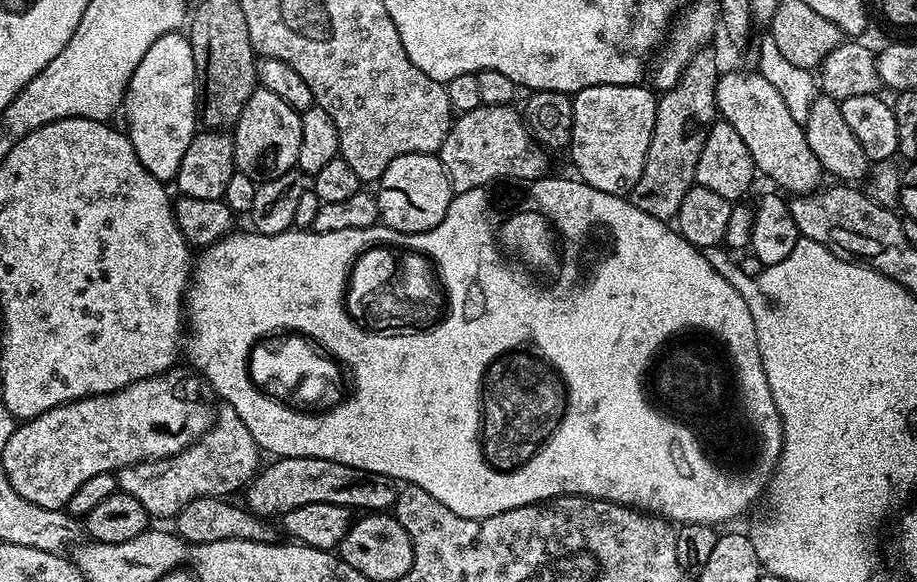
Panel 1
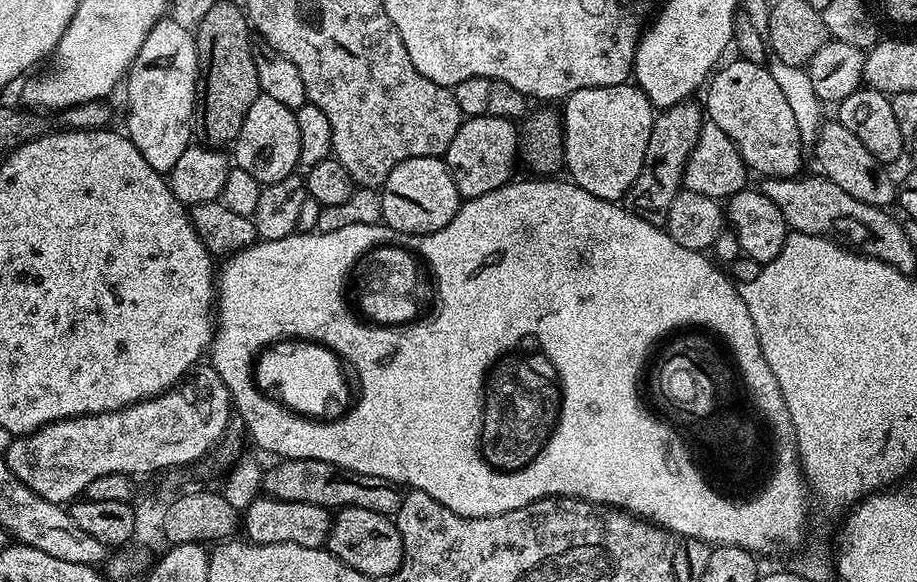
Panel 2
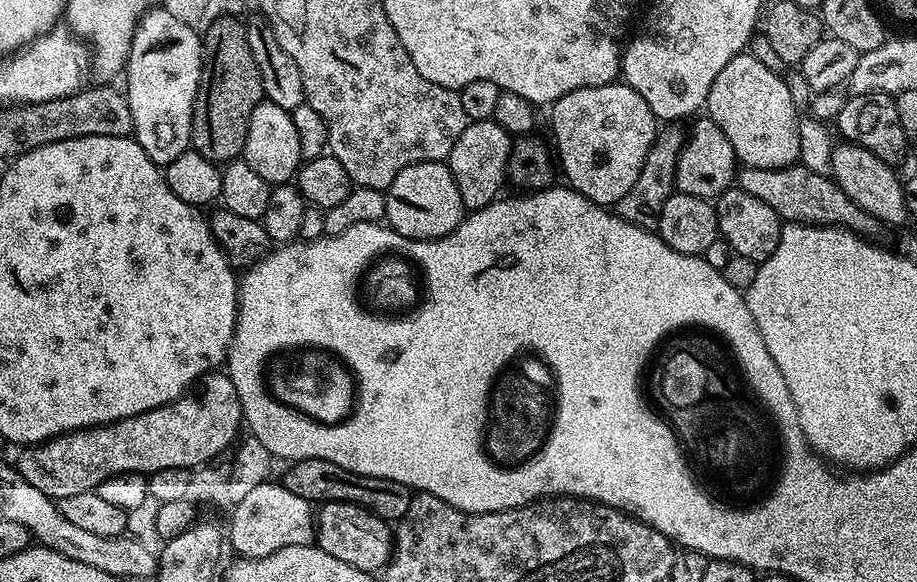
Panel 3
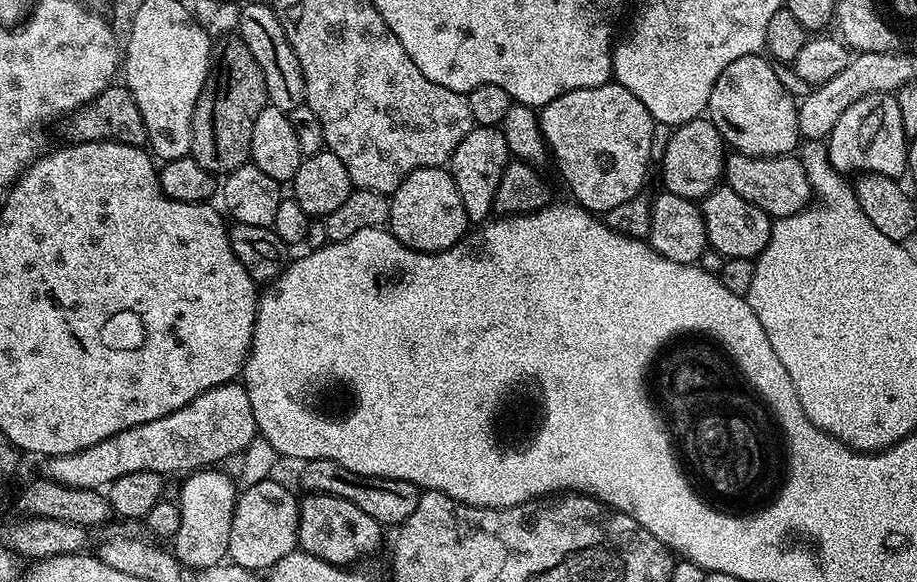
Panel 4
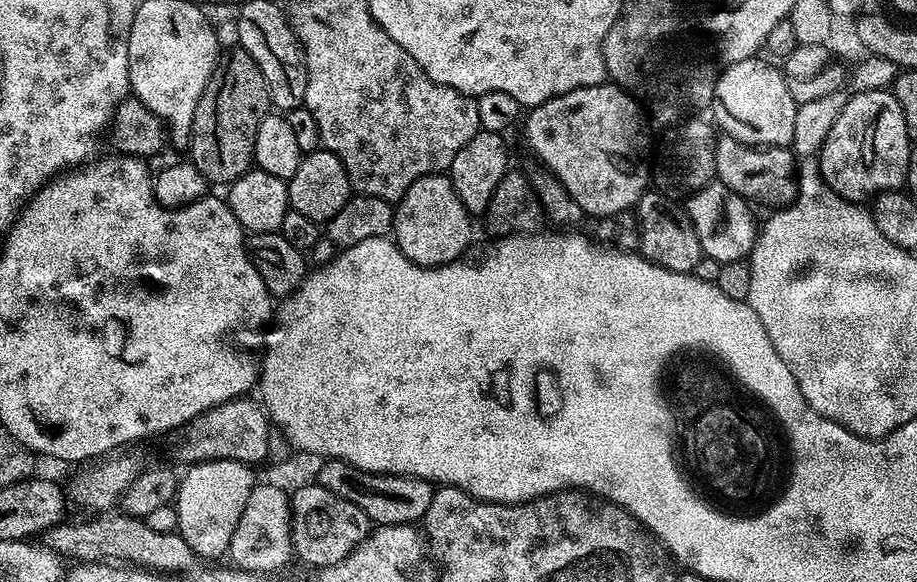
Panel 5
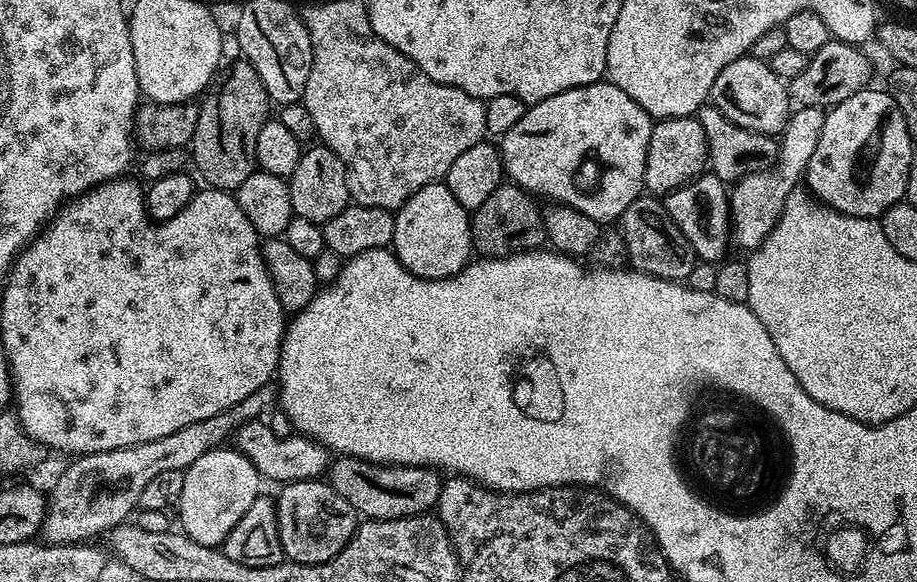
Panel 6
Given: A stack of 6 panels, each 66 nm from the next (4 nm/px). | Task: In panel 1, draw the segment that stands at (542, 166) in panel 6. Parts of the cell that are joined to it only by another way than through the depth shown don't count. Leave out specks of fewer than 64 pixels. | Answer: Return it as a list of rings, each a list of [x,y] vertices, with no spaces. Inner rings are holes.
[[[643,83],[607,84],[575,93],[572,164],[576,167],[575,175],[594,186],[594,190],[615,196],[631,193],[634,182],[638,182],[642,174],[642,166],[646,166],[658,96],[651,87],[644,87]]]

